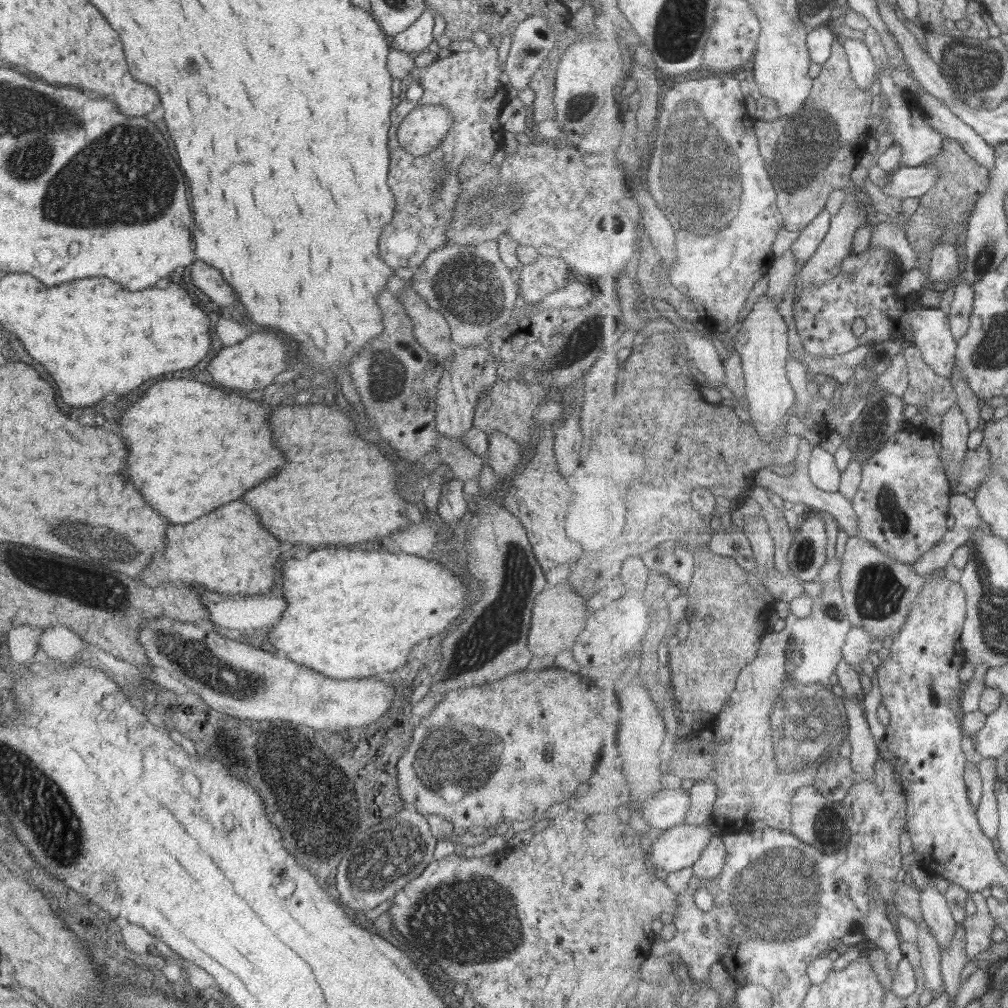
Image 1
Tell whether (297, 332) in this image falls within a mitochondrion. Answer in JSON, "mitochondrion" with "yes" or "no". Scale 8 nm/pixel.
{"mitochondrion":"no"}

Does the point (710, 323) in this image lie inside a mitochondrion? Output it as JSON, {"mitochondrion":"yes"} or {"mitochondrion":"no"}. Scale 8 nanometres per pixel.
{"mitochondrion":"no"}

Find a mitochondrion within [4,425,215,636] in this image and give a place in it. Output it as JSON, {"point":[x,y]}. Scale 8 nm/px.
{"point":[116,550]}

